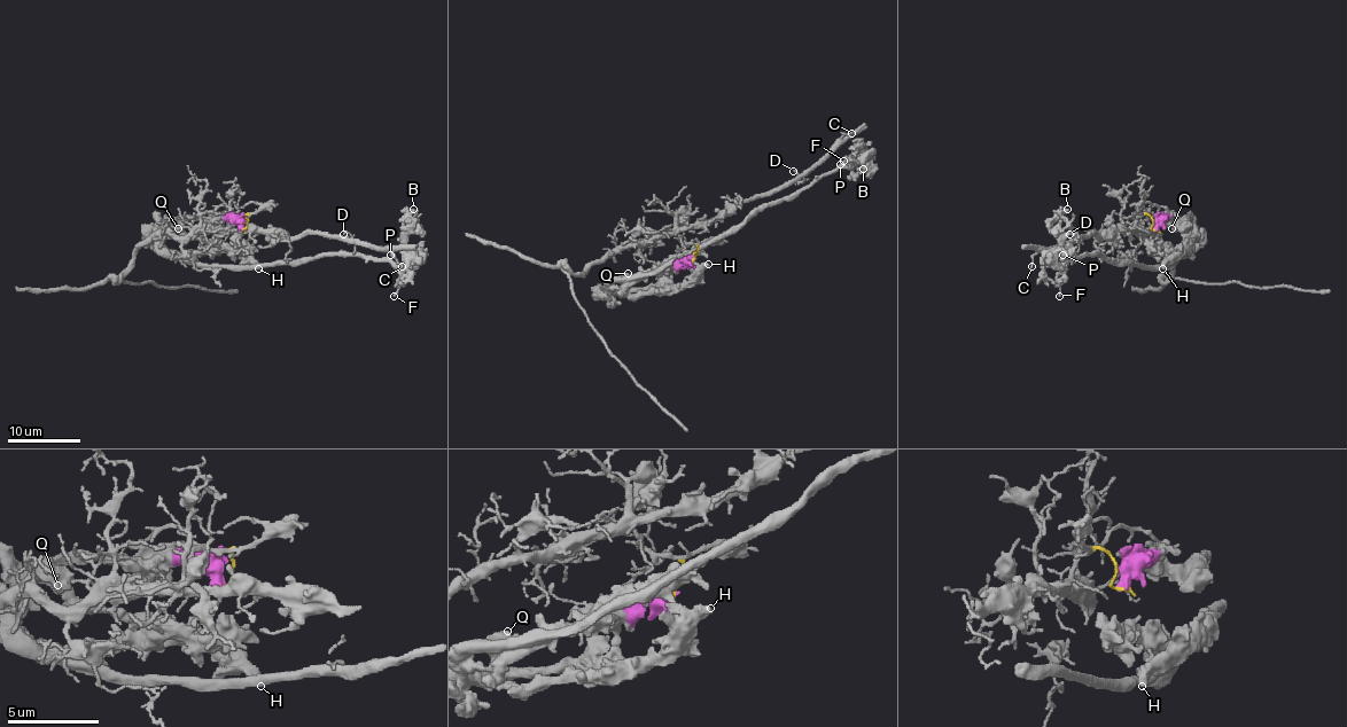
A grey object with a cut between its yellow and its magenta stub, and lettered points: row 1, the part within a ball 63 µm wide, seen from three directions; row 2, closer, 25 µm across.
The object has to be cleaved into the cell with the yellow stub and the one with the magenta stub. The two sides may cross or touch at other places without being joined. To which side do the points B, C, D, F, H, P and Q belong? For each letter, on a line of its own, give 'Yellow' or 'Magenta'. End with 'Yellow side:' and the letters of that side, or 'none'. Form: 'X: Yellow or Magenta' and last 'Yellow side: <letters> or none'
B: Magenta
C: Yellow
D: Yellow
F: Magenta
H: Magenta
P: Magenta
Q: Magenta
Yellow side: C, D

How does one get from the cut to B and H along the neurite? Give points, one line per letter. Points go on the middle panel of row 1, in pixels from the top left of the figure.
B: (693, 258), (646, 288), (612, 291), (738, 231), (839, 167), (866, 164), (856, 156), (863, 169)
H: (693, 258), (683, 267), (671, 267), (661, 280), (646, 288), (627, 291), (636, 295), (685, 286), (708, 264)

